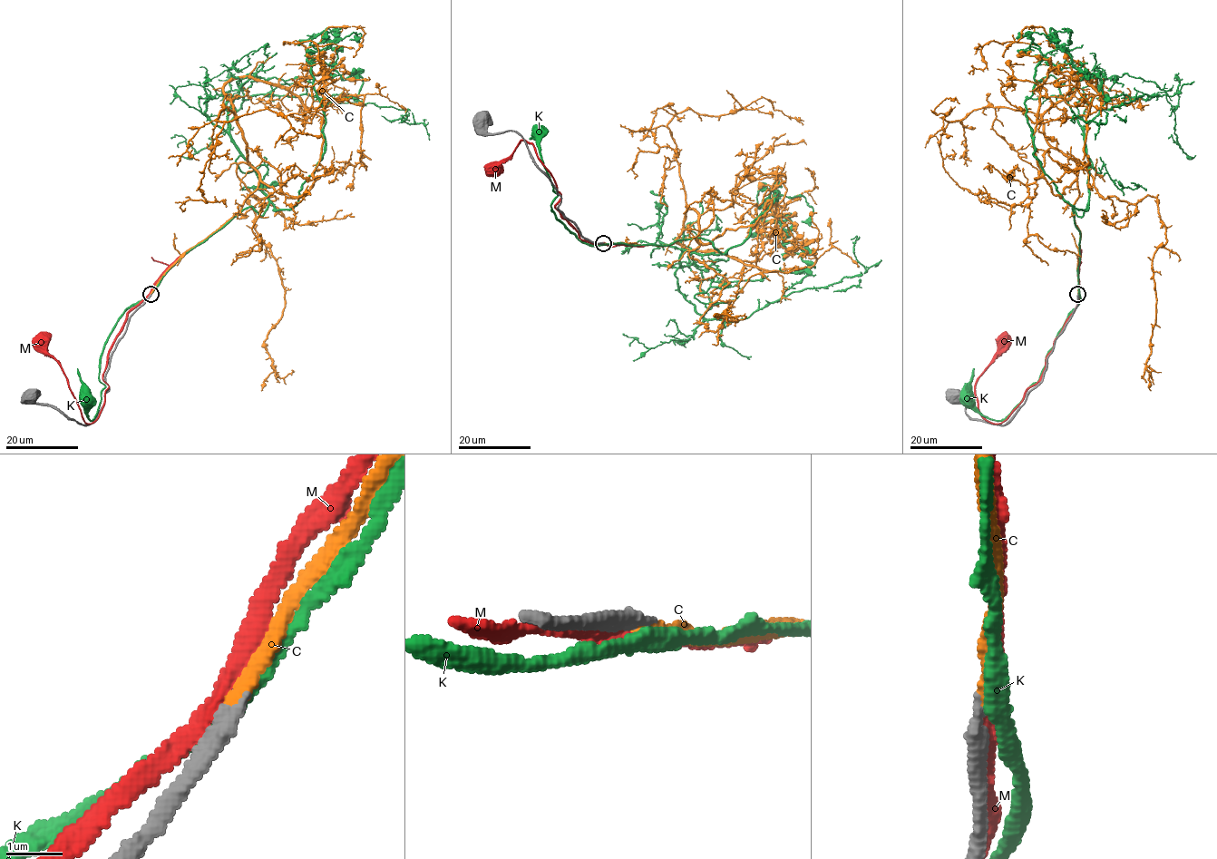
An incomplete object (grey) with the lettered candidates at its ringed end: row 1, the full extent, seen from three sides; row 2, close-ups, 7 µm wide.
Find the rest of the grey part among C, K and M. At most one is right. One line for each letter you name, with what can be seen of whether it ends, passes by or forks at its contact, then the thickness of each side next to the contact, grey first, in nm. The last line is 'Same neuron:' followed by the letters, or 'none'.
C: It ends there. Thickness 260 nm (grey) against 220 nm
Same neuron: C

